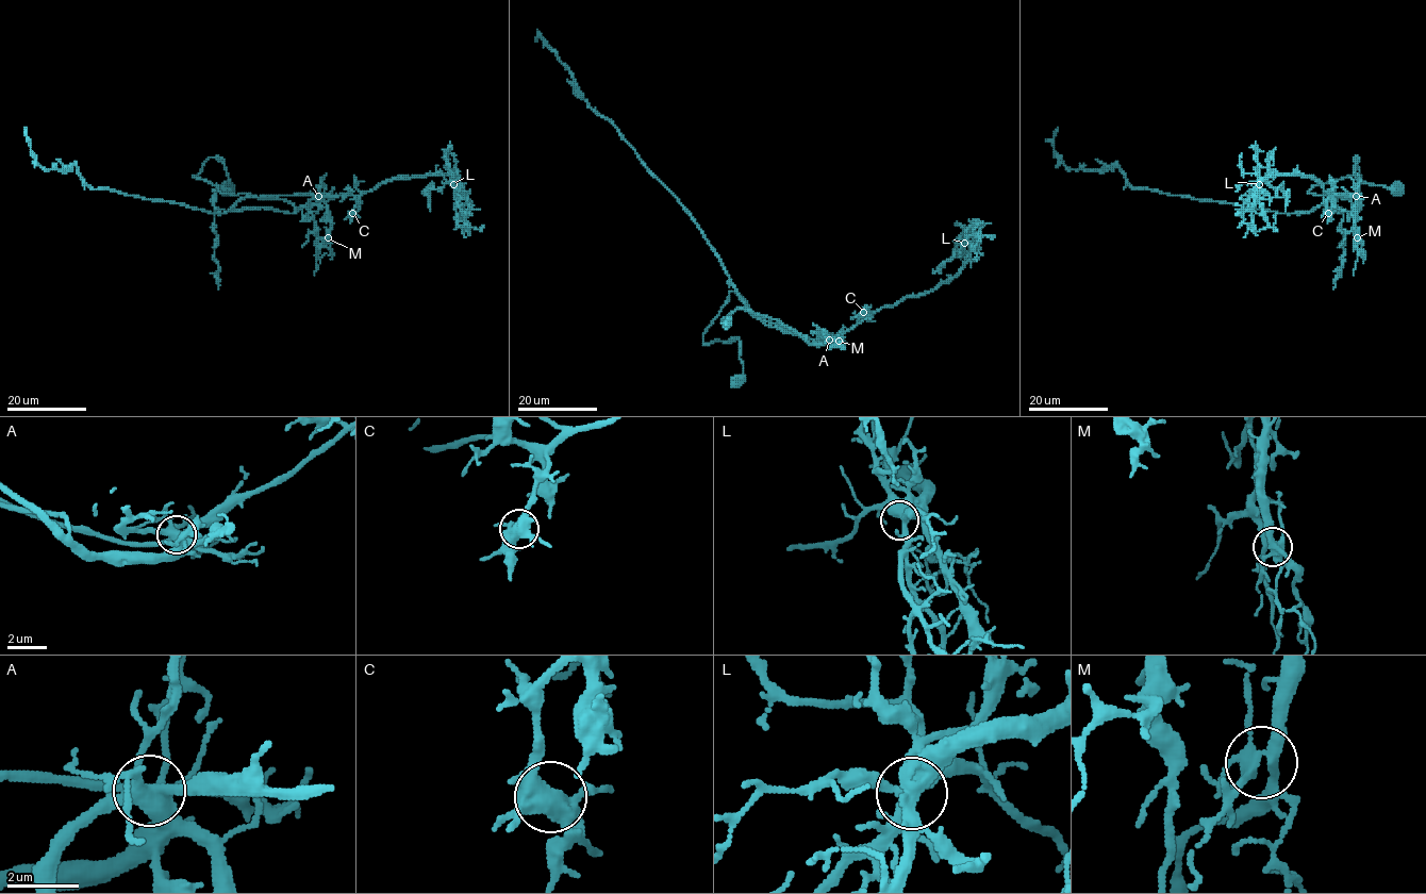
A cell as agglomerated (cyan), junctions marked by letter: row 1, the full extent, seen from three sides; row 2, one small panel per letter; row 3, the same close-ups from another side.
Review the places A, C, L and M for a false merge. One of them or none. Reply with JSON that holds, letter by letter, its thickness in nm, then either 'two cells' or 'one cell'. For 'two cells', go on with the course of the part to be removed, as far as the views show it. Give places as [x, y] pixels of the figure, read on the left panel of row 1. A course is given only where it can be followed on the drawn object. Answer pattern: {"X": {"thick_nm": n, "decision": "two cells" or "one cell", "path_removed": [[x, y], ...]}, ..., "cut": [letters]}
{"A": {"thick_nm": 460, "decision": "two cells", "path_removed": [[318, 196], [247, 197], [226, 213], [212, 214], [94, 188], [73, 165], [44, 168], [30, 149], [26, 128]]}, "C": {"thick_nm": 460, "decision": "one cell"}, "L": {"thick_nm": 460, "decision": "one cell"}, "M": {"thick_nm": 320, "decision": "one cell"}, "cut": ["A"]}

